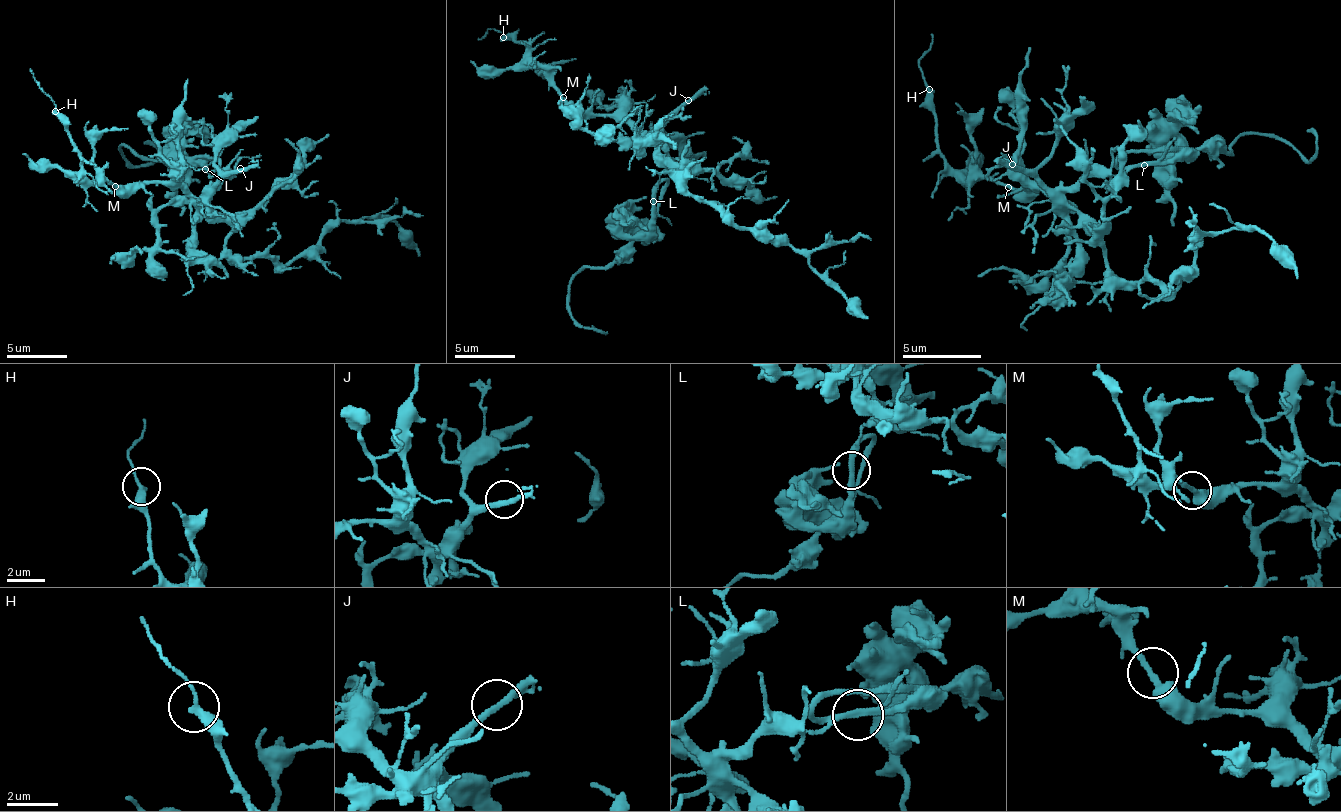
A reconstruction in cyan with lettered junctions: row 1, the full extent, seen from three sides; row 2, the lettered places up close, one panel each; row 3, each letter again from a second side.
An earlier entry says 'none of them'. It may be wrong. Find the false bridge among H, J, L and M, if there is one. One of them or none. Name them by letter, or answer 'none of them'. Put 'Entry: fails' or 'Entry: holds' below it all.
L
Entry: fails

